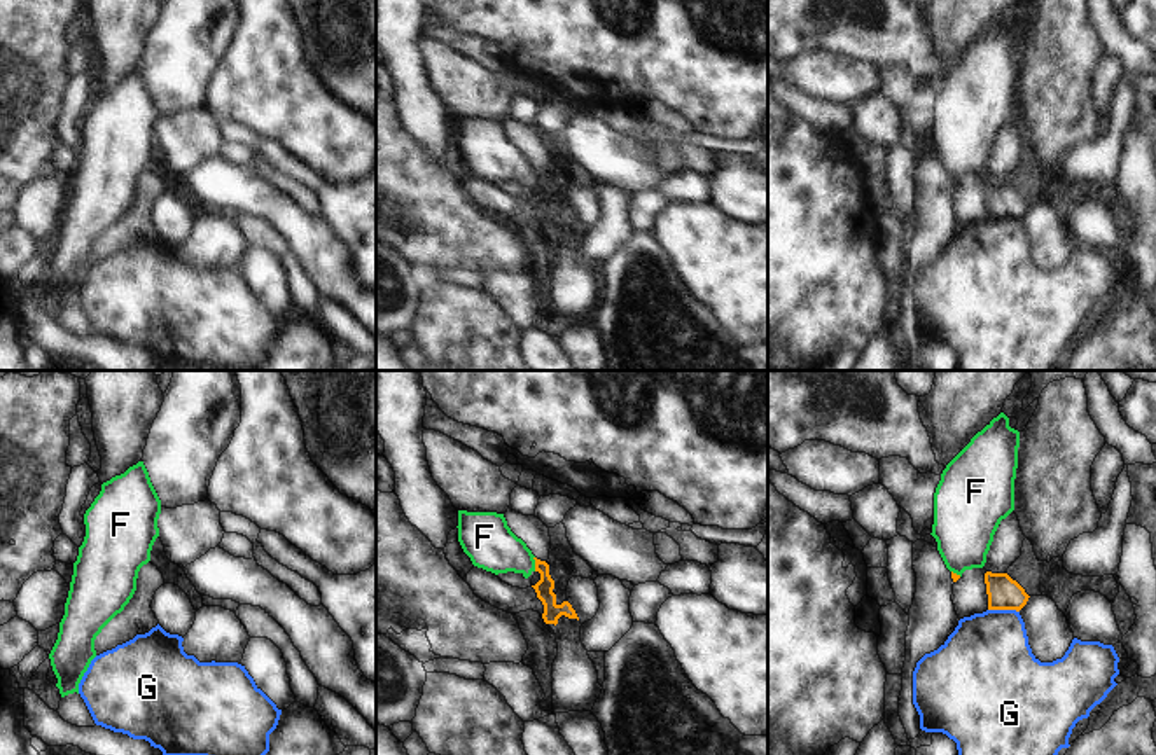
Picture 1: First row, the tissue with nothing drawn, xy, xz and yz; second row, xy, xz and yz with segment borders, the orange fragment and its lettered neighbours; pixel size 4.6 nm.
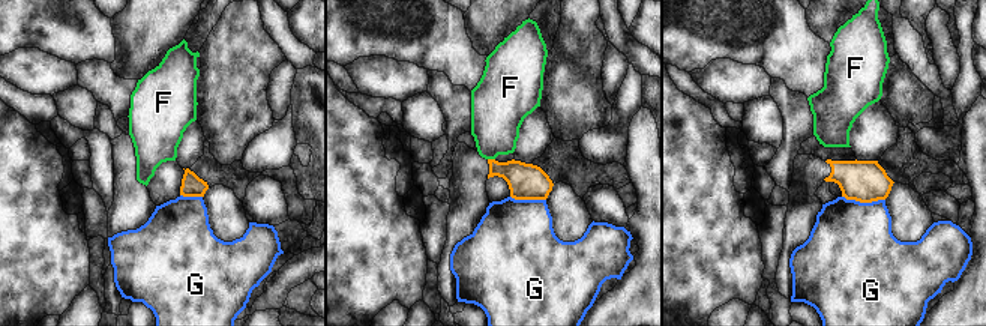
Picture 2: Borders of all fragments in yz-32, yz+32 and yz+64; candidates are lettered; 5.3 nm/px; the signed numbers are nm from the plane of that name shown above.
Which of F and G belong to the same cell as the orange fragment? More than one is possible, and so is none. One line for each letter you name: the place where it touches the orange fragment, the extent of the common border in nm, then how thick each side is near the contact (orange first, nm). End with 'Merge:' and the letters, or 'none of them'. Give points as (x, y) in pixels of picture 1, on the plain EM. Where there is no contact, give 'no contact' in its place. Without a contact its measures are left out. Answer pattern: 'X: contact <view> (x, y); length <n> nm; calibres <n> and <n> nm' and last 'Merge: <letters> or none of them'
Merge: none of them

